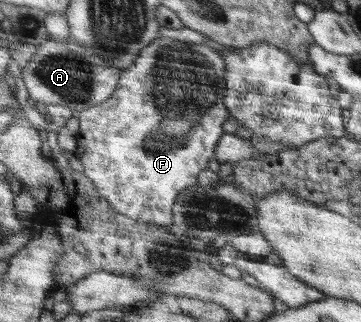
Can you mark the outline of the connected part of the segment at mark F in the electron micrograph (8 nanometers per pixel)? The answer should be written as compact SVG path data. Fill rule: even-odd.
M156 38L151 45L145 48L138 56L138 60L132 66L123 70L120 76L119 86L113 96L104 101L103 104L83 110L78 114L79 130L75 133L77 140L76 150L73 155L81 160L84 171L82 171L94 184L95 189L120 214L128 215L138 222L152 223L155 225L171 225L174 221L172 209L176 202L176 197L180 192L189 187L194 187L198 182L198 174L206 170L206 162L215 155L215 148L220 137L224 134L223 124L229 118L229 110L224 106L223 98L225 95L225 62L219 55L220 52L214 51L200 43L183 42L179 39Z

